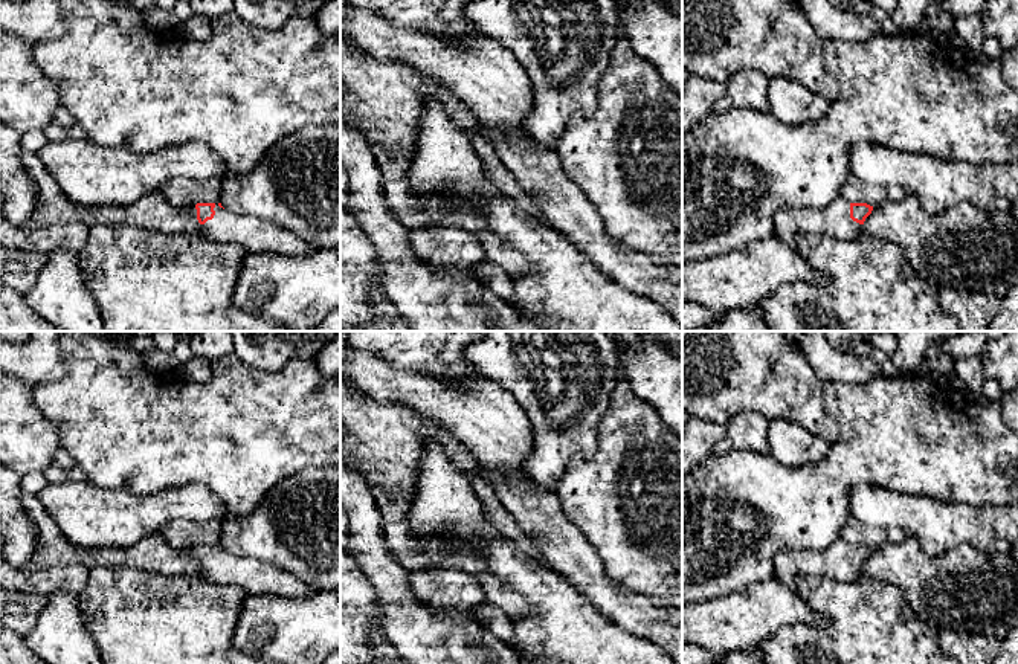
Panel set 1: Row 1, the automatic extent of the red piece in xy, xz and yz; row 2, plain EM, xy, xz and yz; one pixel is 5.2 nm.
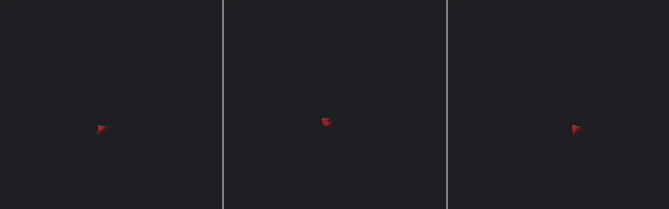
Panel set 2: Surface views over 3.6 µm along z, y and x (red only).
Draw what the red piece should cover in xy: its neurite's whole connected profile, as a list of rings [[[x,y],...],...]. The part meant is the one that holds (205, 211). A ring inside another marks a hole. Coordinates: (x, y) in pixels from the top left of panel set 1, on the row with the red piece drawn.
[[[197,203],[200,234],[217,243],[235,243],[246,252],[307,255],[319,247],[272,221],[234,214],[221,203]]]

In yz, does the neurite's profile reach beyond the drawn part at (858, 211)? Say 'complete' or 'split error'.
split error

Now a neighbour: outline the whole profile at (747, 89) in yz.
[[[740,70],[728,78],[725,96],[716,104],[716,111],[728,111],[733,108],[748,108],[769,113],[768,105],[769,78],[759,70]]]

